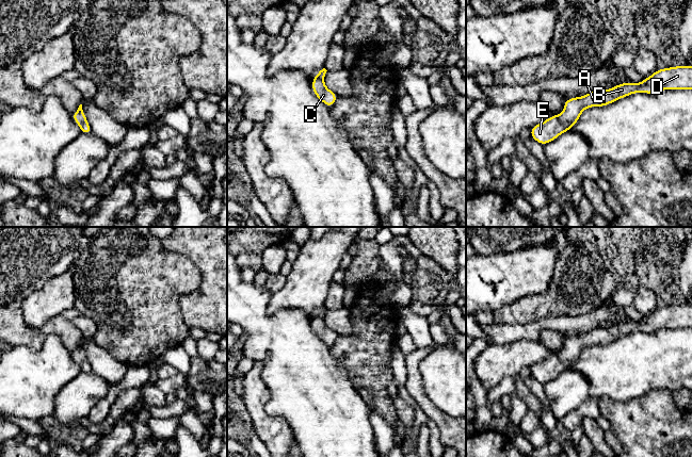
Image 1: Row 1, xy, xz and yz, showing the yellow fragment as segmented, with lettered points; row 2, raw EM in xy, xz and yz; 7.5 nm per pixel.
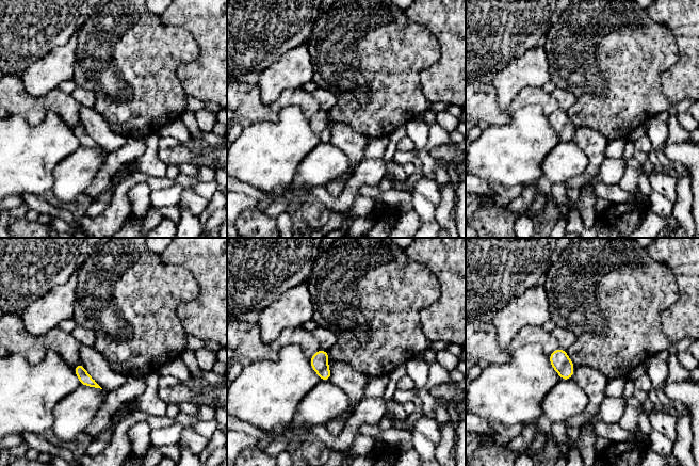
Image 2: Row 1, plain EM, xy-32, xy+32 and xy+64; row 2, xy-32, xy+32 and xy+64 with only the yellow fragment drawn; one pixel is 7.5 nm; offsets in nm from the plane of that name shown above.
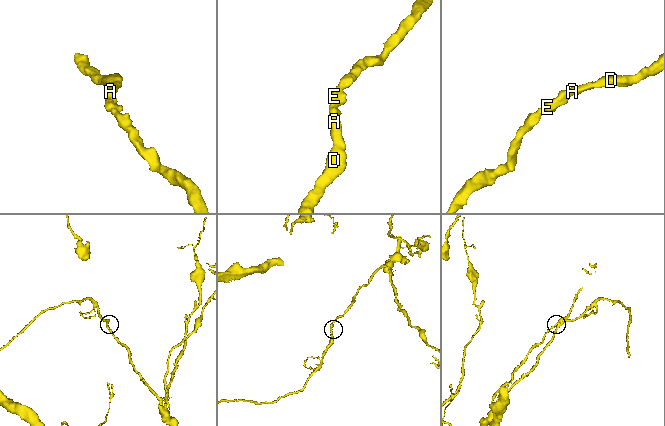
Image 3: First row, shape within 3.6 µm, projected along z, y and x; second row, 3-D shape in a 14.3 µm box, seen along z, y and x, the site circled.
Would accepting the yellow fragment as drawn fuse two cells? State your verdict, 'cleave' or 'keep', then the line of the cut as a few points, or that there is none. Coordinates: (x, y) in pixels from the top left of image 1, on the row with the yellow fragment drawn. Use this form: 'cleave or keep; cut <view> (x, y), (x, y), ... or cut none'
keep; cut none

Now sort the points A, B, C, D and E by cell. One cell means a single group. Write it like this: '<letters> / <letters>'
A B C D E

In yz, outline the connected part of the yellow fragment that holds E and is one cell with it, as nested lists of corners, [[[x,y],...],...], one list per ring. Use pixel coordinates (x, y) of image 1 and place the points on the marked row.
[[[692,65],[657,69],[641,83],[617,84],[610,89],[598,88],[582,97],[565,99],[560,115],[552,115],[530,129],[532,140],[543,146],[554,141],[565,131],[569,131],[579,120],[582,111],[592,107],[606,107],[631,94],[655,94],[662,89],[692,89]]]

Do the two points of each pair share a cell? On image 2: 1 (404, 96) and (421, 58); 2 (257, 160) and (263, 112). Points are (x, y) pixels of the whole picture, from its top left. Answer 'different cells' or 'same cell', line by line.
1: same cell
2: different cells

